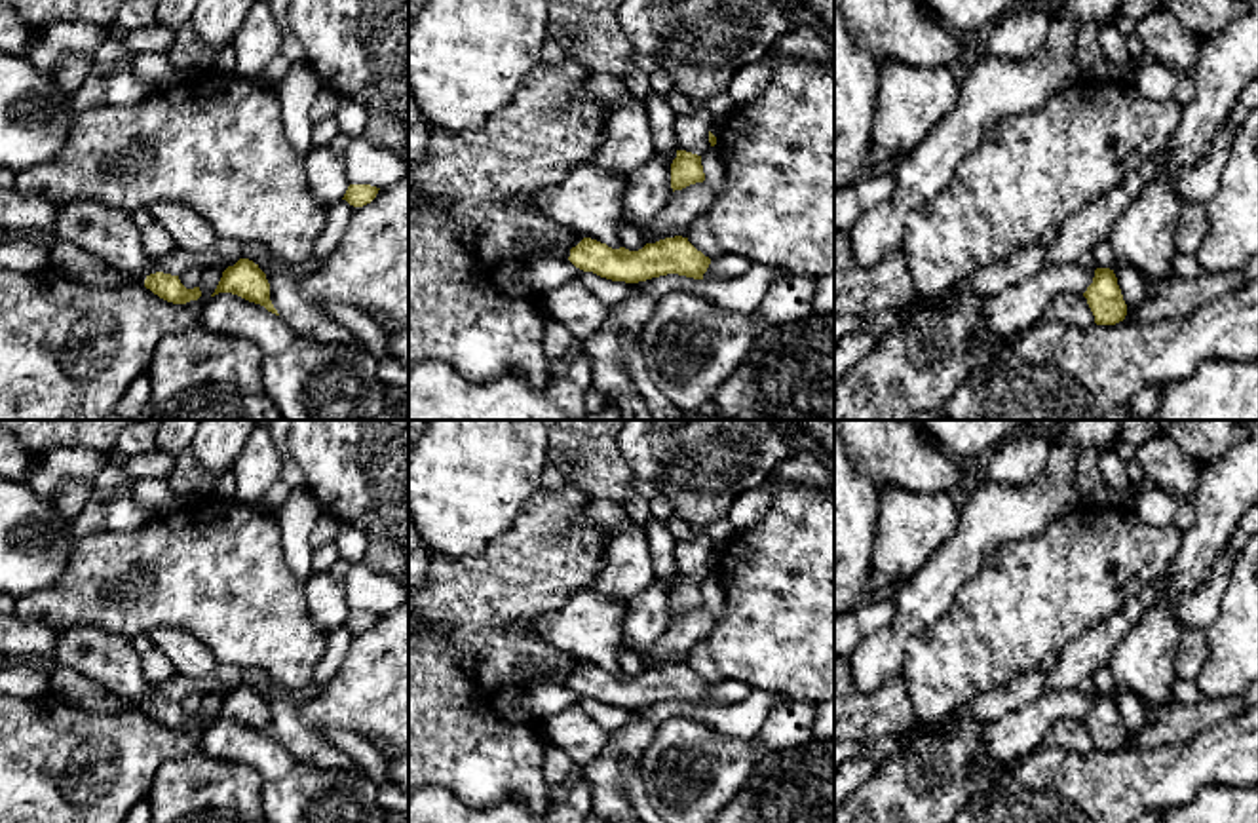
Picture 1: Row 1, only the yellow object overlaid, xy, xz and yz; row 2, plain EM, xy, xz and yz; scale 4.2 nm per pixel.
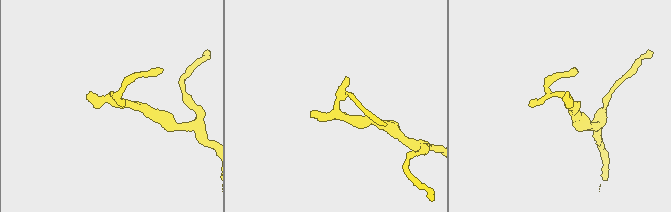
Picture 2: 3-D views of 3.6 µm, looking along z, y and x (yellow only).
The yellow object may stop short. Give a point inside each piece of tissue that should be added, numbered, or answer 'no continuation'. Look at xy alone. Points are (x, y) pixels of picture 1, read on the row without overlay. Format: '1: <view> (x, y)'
1: xy (109, 660)

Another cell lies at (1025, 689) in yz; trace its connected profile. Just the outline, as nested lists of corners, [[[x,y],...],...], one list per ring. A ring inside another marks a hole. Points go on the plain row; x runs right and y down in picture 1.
[[[1034,669],[1022,673],[992,690],[981,698],[958,707],[950,717],[952,718],[973,718],[984,726],[996,722],[998,718],[1007,717],[1013,711],[1022,709],[1028,703],[1034,703],[1047,690],[1047,671]]]

